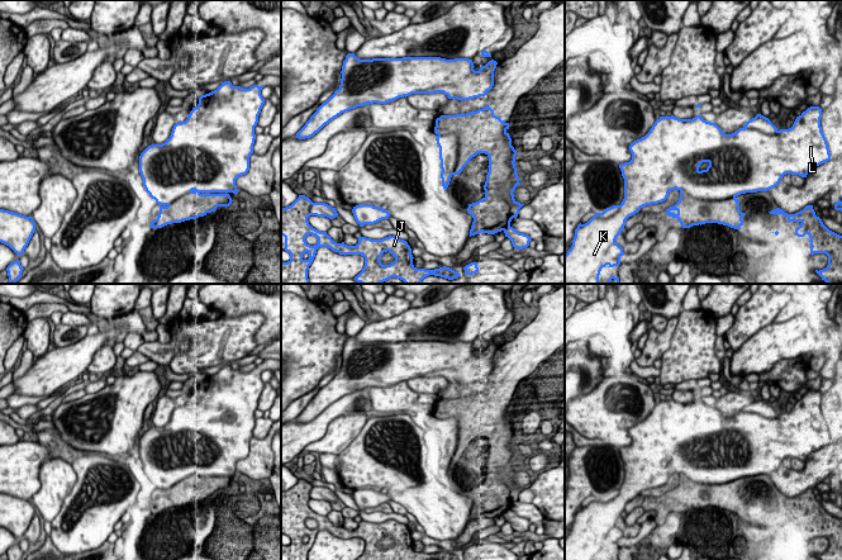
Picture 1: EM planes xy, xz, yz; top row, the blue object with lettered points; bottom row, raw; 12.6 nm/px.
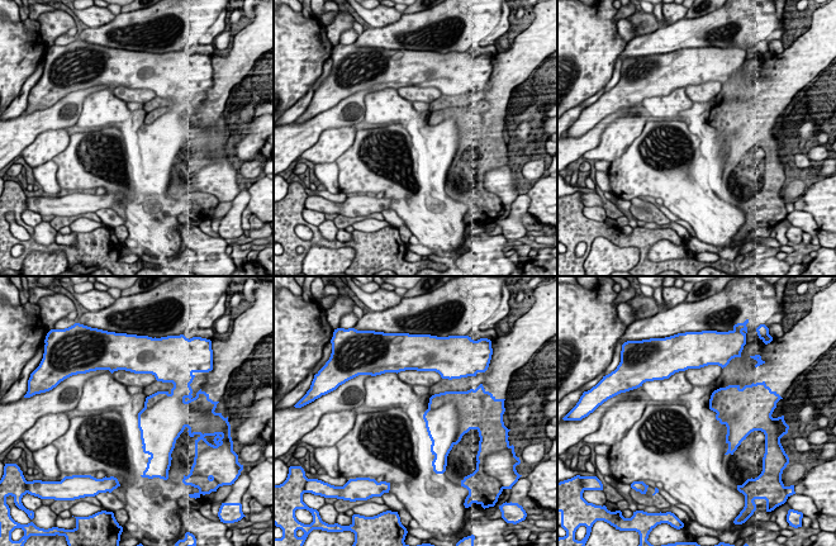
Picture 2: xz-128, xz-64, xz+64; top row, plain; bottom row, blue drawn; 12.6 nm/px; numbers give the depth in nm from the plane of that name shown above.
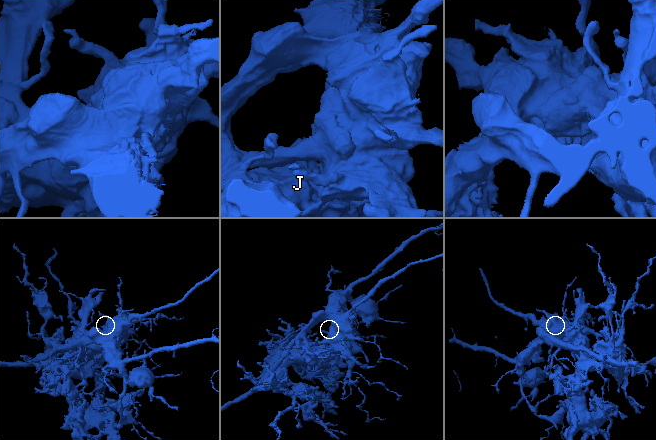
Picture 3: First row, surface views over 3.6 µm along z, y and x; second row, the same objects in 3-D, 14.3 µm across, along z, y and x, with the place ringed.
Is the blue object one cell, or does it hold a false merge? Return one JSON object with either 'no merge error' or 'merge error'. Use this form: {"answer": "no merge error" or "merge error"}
{"answer": "merge error"}

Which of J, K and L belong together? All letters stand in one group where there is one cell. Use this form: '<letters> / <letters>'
J / K L

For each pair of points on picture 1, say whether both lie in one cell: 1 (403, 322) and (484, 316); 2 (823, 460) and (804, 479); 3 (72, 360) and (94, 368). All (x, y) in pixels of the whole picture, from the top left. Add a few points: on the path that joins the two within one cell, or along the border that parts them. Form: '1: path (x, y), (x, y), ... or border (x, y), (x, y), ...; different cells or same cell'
1: path (423, 322), (453, 309), (464, 309); same cell
2: path (818, 465), (809, 474); same cell
3: border (106, 342), (94, 355), (86, 370); different cells

